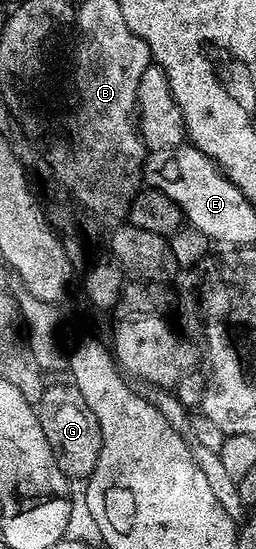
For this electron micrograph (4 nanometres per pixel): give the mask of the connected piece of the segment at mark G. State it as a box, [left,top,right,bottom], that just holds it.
[35,383,102,481]

